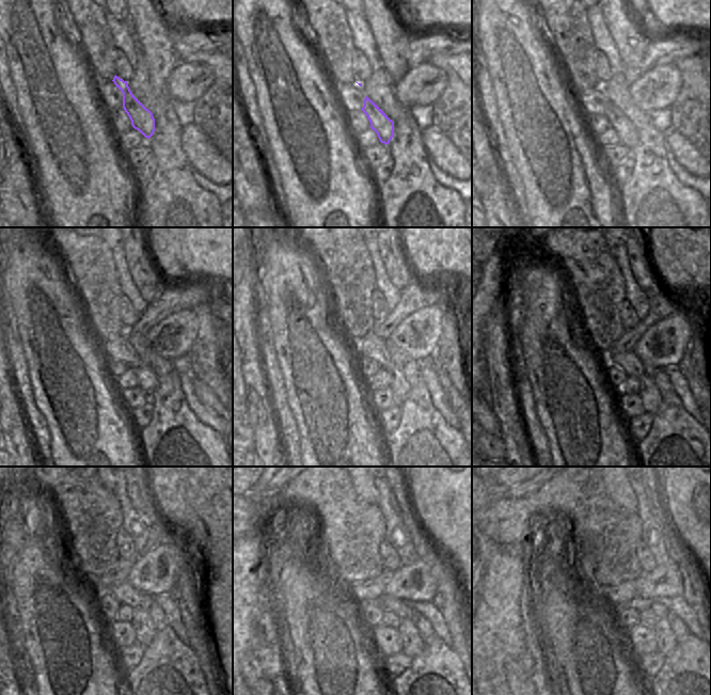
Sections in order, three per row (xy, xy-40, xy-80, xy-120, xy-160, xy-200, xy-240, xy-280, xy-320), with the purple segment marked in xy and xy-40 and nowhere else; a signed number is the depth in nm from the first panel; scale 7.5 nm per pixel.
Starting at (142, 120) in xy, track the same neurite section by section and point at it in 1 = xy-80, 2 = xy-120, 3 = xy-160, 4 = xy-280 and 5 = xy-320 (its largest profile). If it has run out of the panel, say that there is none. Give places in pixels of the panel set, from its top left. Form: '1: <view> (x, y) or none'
1: xy-80 (627, 133)
2: xy-120 (147, 381)
3: xy-160 (386, 381)
4: xy-280 (416, 615)
5: xy-320 (654, 616)

